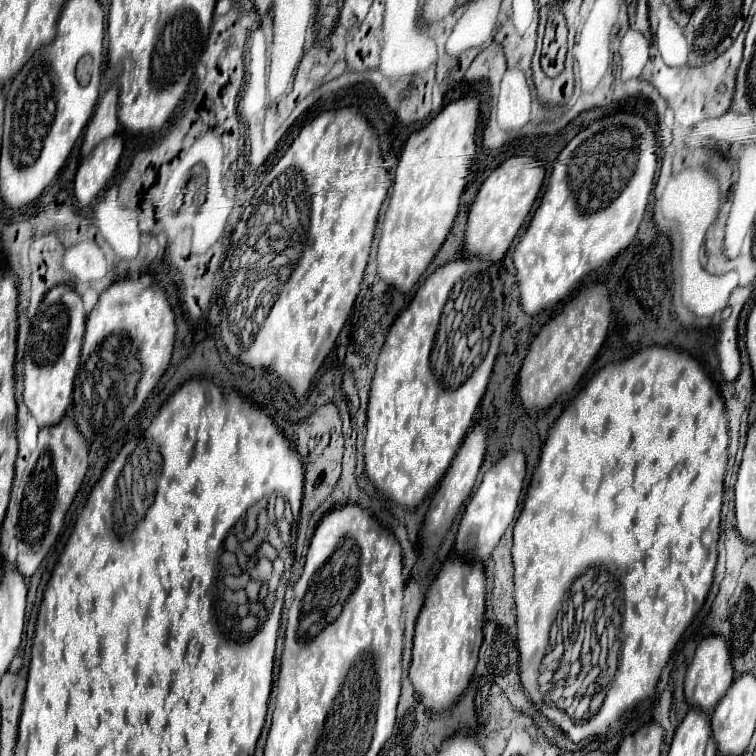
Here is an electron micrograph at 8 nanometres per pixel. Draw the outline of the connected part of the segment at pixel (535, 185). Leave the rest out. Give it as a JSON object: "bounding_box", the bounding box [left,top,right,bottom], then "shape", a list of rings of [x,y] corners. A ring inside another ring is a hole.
{"bounding_box":[465,159,545,261],"shape":[[[507,159],[503,161],[481,185],[471,209],[469,209],[469,221],[465,231],[465,247],[469,255],[485,257],[491,261],[501,261],[513,243],[515,235],[519,233],[525,217],[529,215],[539,189],[543,185],[545,169],[543,167],[531,167],[519,159]]]}

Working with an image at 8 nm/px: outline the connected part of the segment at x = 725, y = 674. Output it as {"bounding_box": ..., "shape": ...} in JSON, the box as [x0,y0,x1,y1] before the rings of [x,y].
{"bounding_box":[689,635,733,713],"shape":[[[709,635],[697,645],[693,669],[697,673],[697,679],[689,705],[709,713],[715,709],[733,681],[733,665],[723,637]]]}

